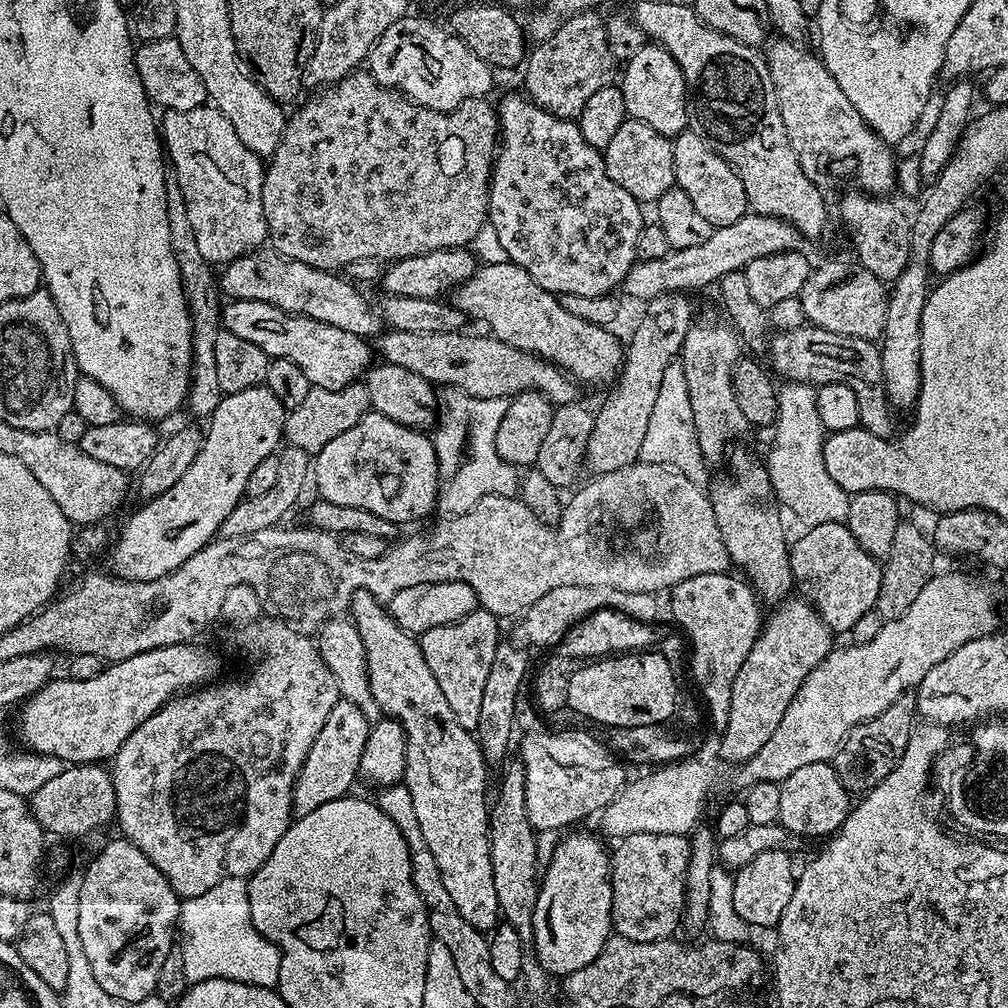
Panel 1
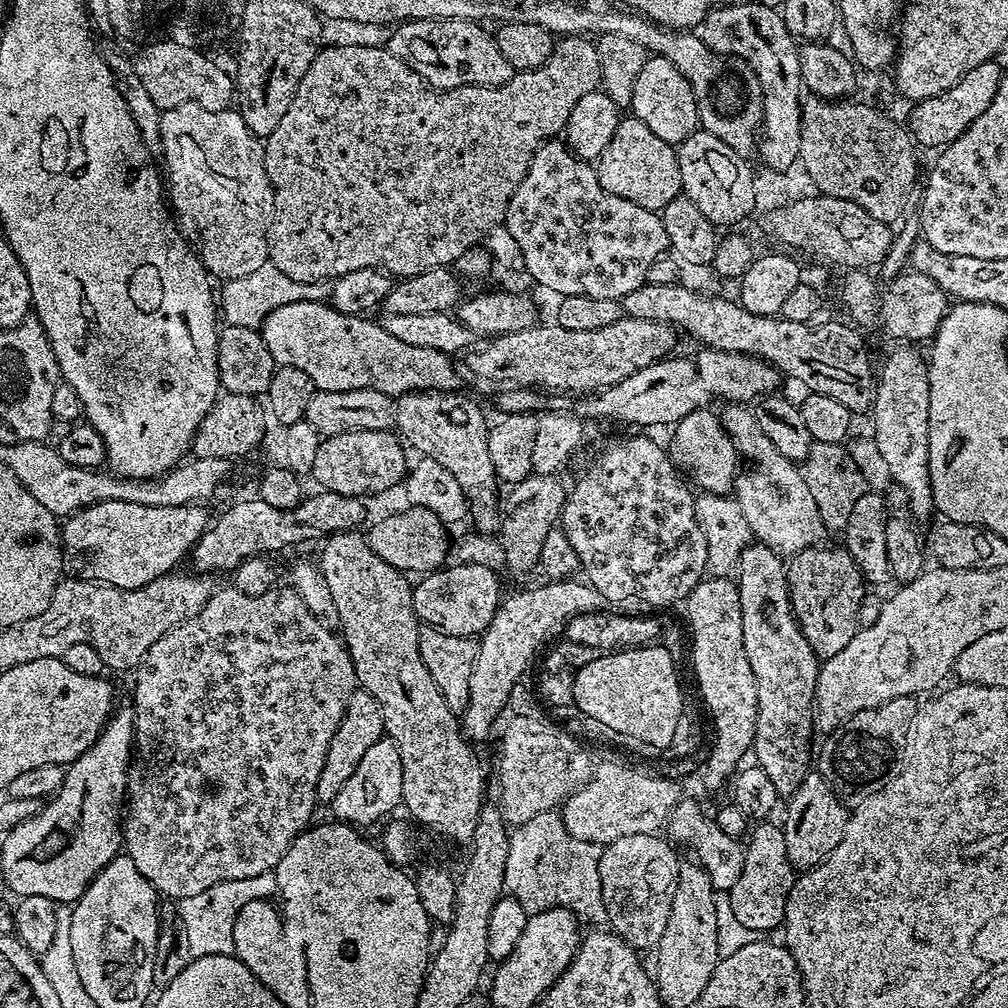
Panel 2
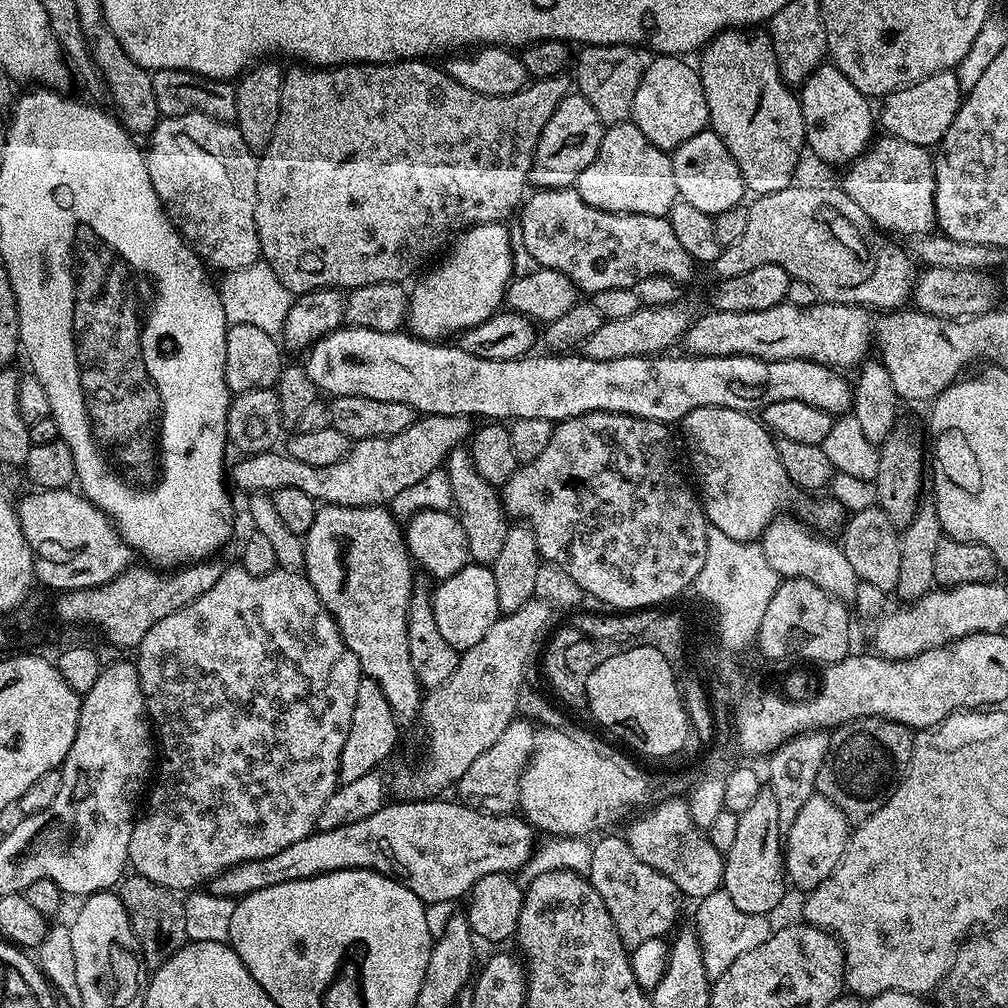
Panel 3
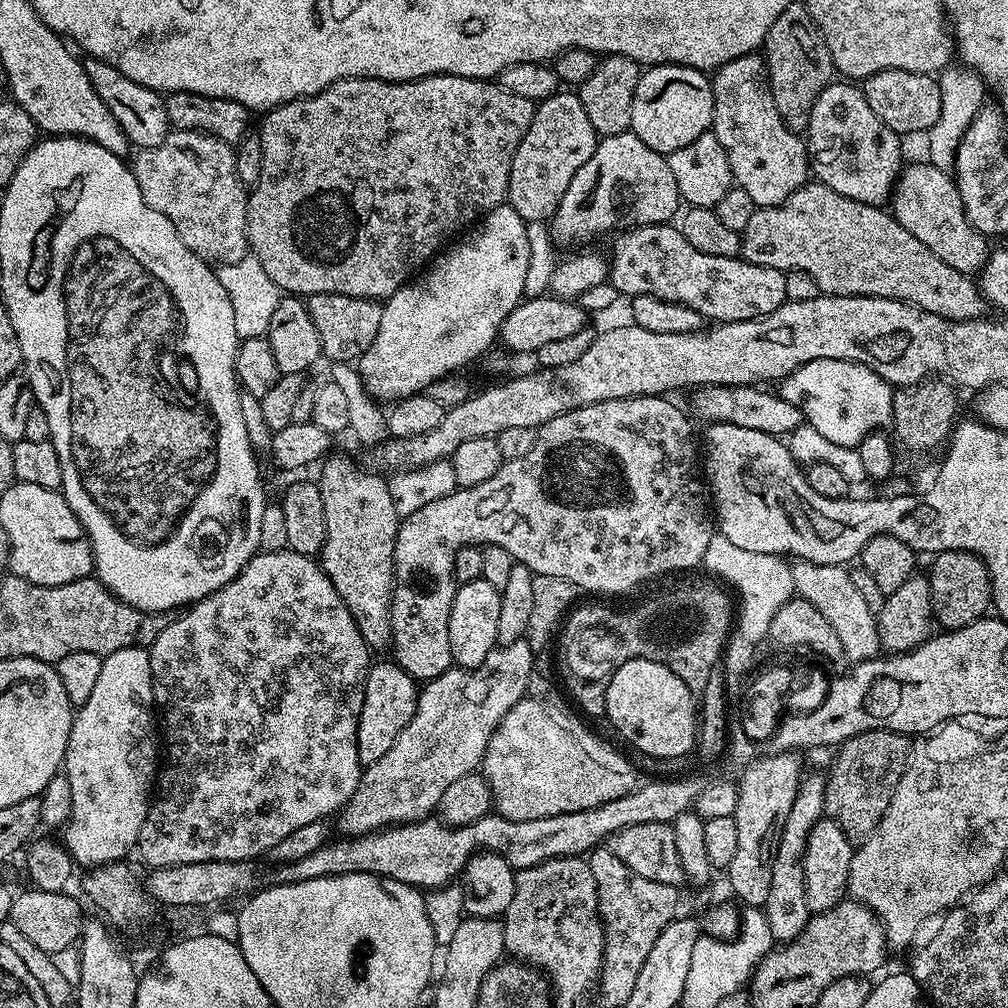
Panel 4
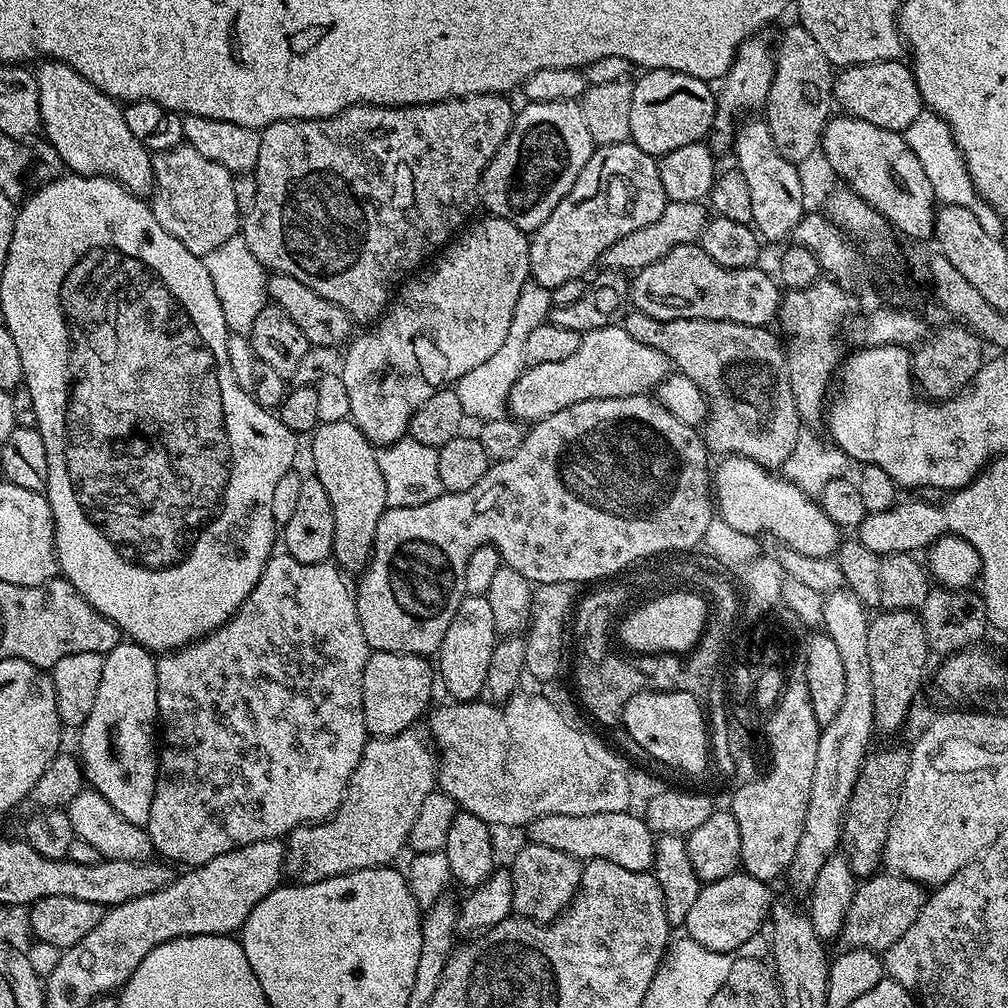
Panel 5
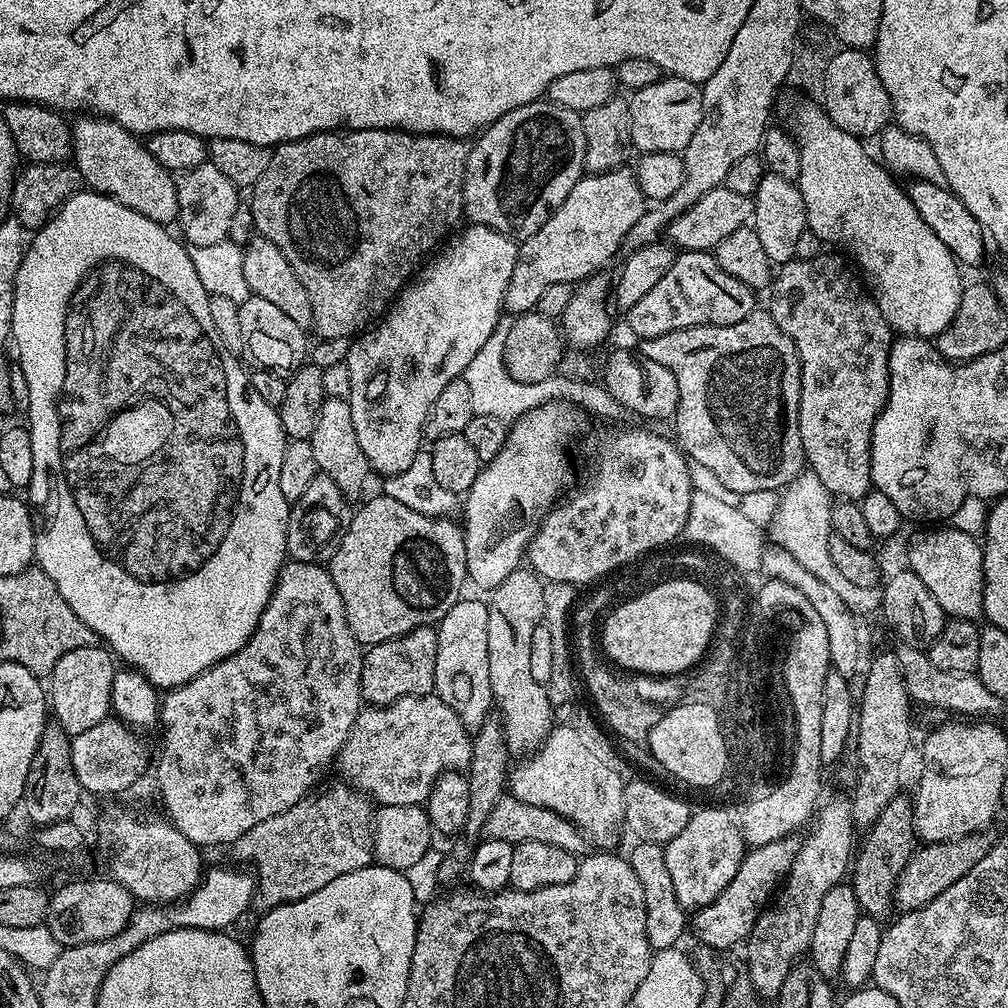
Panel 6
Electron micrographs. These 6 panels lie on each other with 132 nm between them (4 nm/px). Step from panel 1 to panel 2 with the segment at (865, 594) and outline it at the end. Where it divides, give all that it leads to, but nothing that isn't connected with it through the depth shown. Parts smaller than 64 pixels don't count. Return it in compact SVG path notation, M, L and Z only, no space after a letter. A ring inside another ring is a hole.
M843 547L807 548L787 561L788 597L798 626L817 657L838 654L858 631L858 606L866 594L866 581Z

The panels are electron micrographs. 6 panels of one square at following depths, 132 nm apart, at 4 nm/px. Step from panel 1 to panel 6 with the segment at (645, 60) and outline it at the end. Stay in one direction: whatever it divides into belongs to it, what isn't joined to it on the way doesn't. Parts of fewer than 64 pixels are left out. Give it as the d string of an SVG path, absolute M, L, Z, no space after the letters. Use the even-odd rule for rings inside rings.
M677 76L661 78L658 82L654 82L654 86L646 86L642 90L631 93L628 105L630 106L630 134L633 149L640 154L683 153L690 138L694 138L694 130L698 130L698 122L702 122L703 97L704 90L701 85Z

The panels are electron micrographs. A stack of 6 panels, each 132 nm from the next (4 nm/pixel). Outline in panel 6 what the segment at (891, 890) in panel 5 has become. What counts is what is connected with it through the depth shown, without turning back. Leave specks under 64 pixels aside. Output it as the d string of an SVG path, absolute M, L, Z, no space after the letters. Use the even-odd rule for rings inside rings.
M985 830L966 838L917 847L896 883L895 907L901 913L918 910L934 902L934 898L938 898L938 894L942 894L942 890L946 890L951 884L958 882L962 874L970 874L970 870L974 870L974 866L978 866L978 862L982 862L982 858L992 849L994 836L990 833L991 831Z

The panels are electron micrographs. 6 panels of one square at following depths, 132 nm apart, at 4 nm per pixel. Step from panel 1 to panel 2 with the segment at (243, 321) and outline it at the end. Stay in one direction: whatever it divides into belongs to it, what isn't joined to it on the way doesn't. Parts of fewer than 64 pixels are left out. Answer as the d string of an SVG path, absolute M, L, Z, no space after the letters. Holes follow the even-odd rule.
M302 301L282 306L265 318L258 331L277 365L298 366L298 370L310 374L321 392L373 388L387 396L399 398L407 392L450 392L461 387L460 376L452 365L453 357L449 353L426 350L402 338L394 338L394 334L385 330L383 323L376 321L375 324L372 318L364 316L342 314L328 302Z

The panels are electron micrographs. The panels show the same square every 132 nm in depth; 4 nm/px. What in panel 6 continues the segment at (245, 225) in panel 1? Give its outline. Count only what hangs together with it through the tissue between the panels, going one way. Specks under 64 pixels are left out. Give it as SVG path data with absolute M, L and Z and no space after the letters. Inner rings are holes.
M209 162L188 172L179 173L175 181L178 194L178 225L180 224L181 232L179 235L194 247L211 246L228 239L230 221L235 208L242 201L241 193L236 185L230 182L230 178L226 178L222 170L218 170Z

